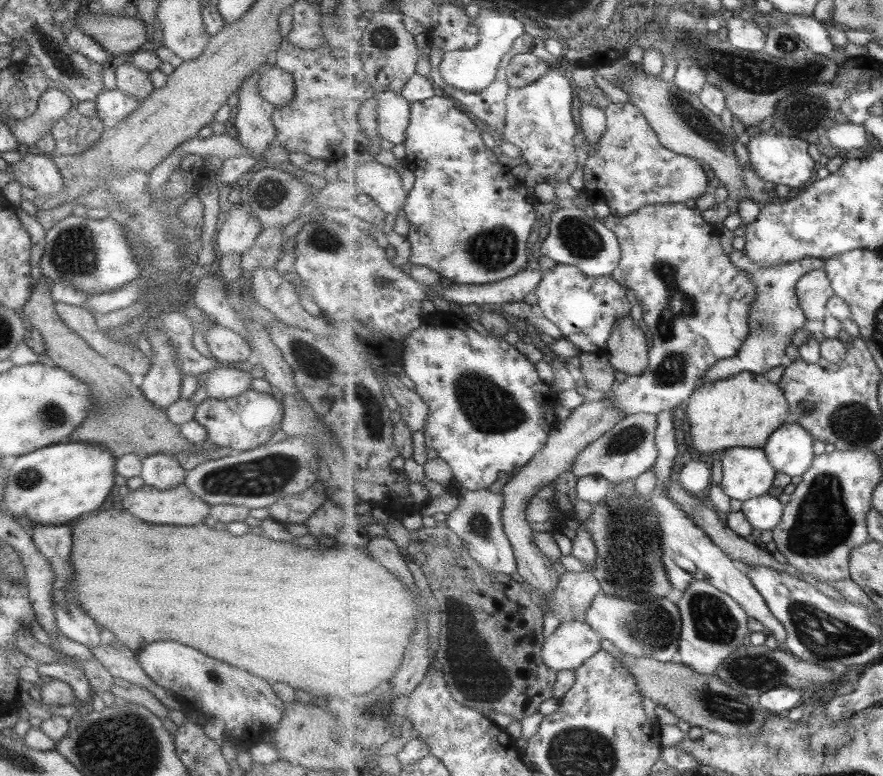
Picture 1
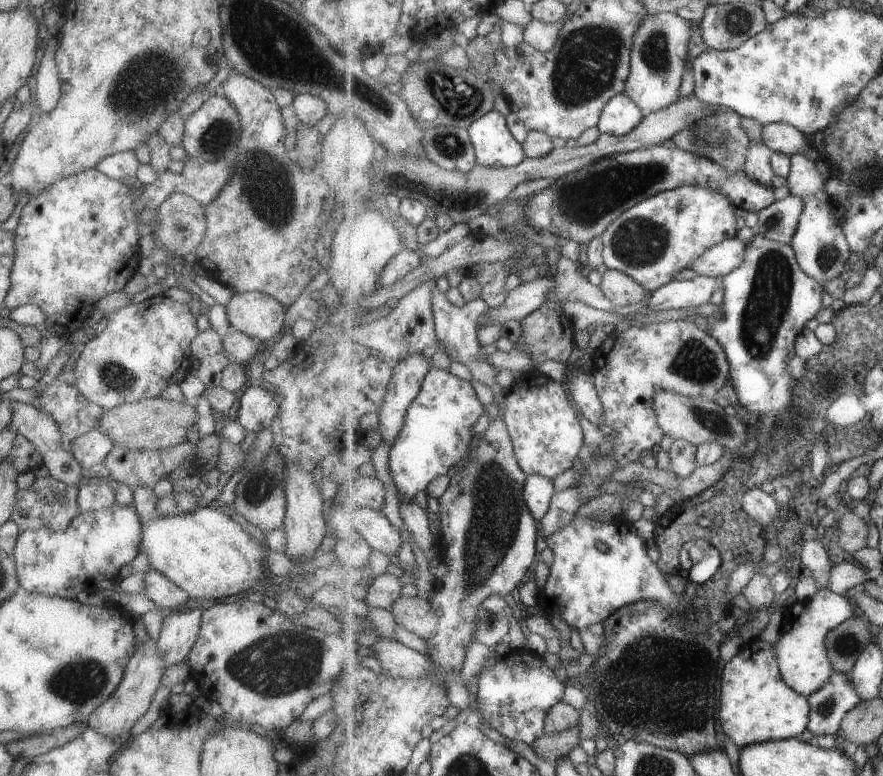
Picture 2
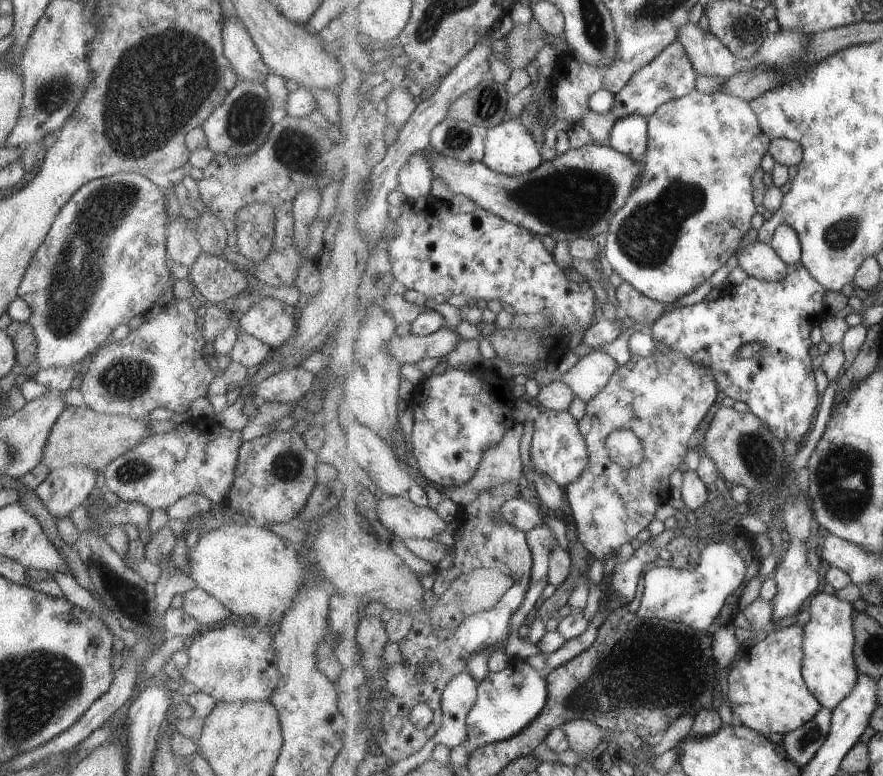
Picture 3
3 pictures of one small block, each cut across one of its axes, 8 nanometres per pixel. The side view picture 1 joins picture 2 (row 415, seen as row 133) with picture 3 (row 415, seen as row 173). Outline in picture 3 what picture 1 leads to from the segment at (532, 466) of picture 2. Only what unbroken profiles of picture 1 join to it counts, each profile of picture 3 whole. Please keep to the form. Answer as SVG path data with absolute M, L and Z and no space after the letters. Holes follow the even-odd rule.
M547 409L534 420L534 437L531 446L531 464L535 470L553 478L561 487L572 485L587 469L588 447L581 433L580 420L571 412Z

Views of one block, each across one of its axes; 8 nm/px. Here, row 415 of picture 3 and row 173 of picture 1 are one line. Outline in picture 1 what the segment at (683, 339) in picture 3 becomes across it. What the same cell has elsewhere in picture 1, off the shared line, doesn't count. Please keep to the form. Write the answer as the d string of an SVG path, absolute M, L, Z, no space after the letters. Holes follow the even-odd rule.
M773 131L771 134L759 134L759 136L751 134L747 148L750 153L750 164L753 165L752 170L756 171L756 174L765 182L771 182L775 186L785 185L790 189L805 189L815 179L818 166L811 158L809 144L804 139L777 134Z

